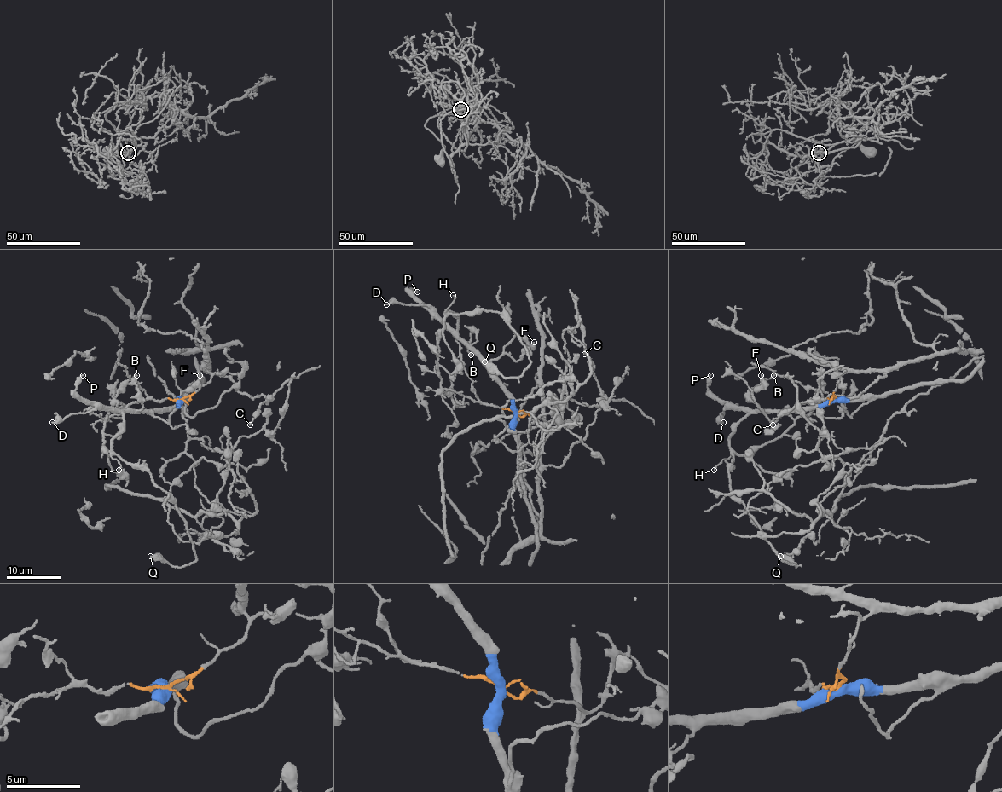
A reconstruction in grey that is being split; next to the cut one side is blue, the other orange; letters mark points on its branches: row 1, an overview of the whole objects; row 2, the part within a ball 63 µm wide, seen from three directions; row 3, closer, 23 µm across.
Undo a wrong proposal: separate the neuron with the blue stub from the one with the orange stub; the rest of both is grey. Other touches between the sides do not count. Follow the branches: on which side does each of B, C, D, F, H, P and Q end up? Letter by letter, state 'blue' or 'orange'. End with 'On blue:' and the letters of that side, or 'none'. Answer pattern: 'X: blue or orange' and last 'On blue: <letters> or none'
B: blue
C: orange
D: blue
F: blue
H: blue
P: blue
Q: blue
On blue: B, D, F, H, P, Q

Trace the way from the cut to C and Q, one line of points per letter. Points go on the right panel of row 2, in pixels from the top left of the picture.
C: (832, 399), (843, 373), (881, 371), (885, 376), (856, 396), (831, 396), (796, 403), (773, 419), (773, 424)
Q: (832, 399), (807, 407), (748, 413), (729, 440), (729, 490), (782, 559), (796, 567), (781, 556)

